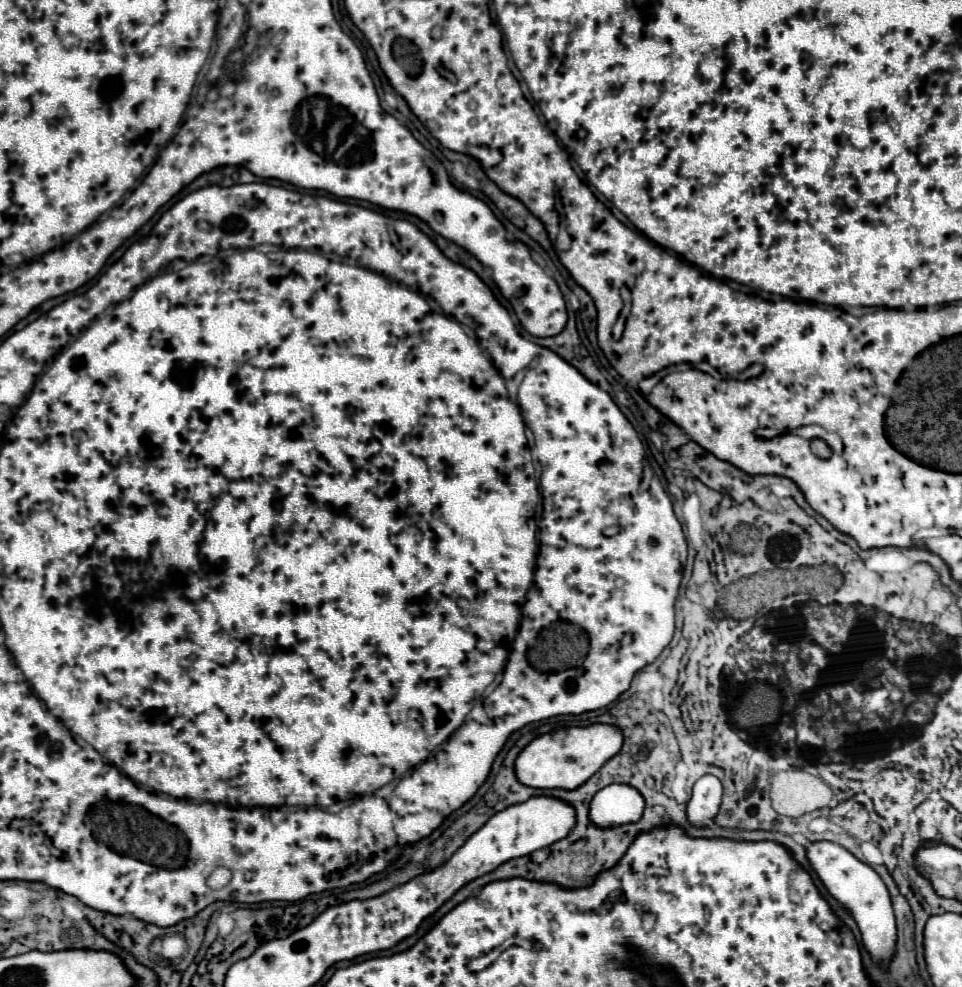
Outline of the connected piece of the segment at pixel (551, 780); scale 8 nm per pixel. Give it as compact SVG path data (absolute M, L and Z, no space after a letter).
M613 724L571 726L561 732L551 732L535 738L519 754L515 762L517 780L533 788L565 788L573 790L593 776L609 758L613 758L623 746L623 732Z

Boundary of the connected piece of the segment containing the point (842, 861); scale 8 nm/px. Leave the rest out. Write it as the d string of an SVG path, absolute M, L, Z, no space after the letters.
M813 842L807 846L807 856L811 860L813 870L819 874L821 882L827 886L829 894L837 898L845 908L851 910L853 918L859 924L861 938L873 960L887 962L895 952L895 916L889 900L889 892L879 878L879 874L867 866L865 862L857 860L849 850L833 842Z

